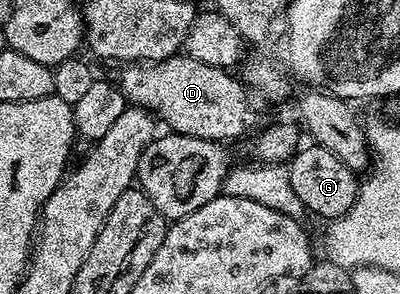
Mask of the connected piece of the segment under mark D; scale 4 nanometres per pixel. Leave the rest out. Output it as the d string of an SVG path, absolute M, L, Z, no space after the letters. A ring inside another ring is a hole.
M179 54L167 60L127 64L121 71L116 83L127 105L145 108L177 135L231 142L259 127L258 108L250 97L251 89L239 77L238 81L230 76L234 74L227 69L204 66L196 58Z

